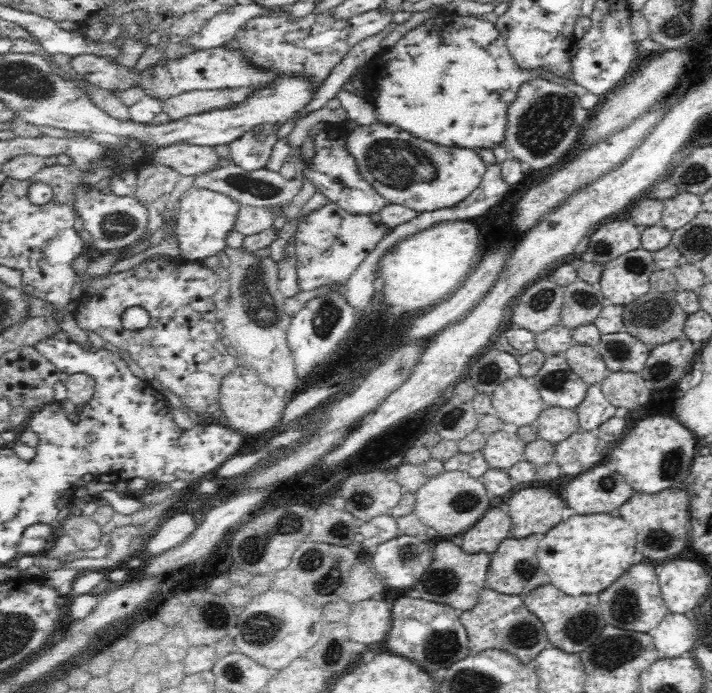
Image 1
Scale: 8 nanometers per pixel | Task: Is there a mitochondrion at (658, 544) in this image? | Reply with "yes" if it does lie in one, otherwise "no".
yes

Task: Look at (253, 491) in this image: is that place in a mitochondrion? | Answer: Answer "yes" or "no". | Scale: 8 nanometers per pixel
no

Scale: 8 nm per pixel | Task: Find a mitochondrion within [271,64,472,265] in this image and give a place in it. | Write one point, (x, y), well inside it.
(397, 163)

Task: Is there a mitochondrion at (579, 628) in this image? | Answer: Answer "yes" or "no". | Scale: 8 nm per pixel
yes

